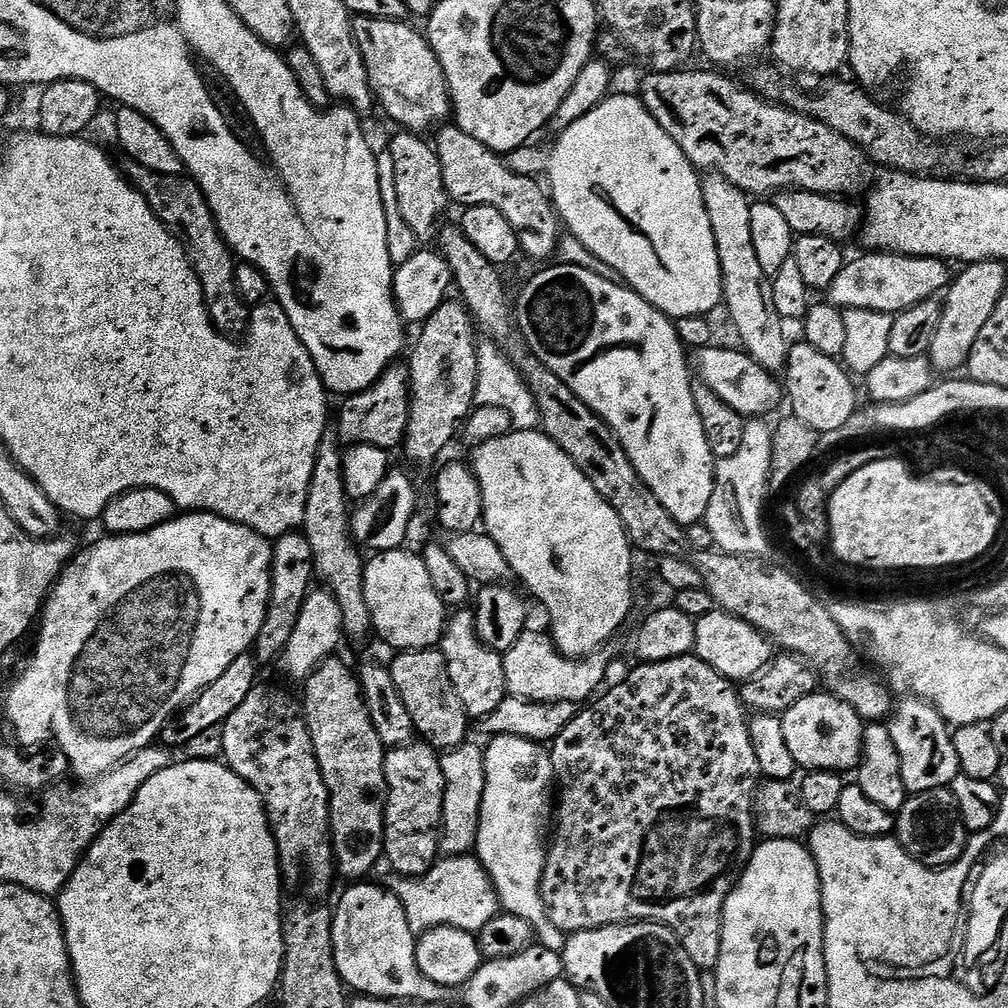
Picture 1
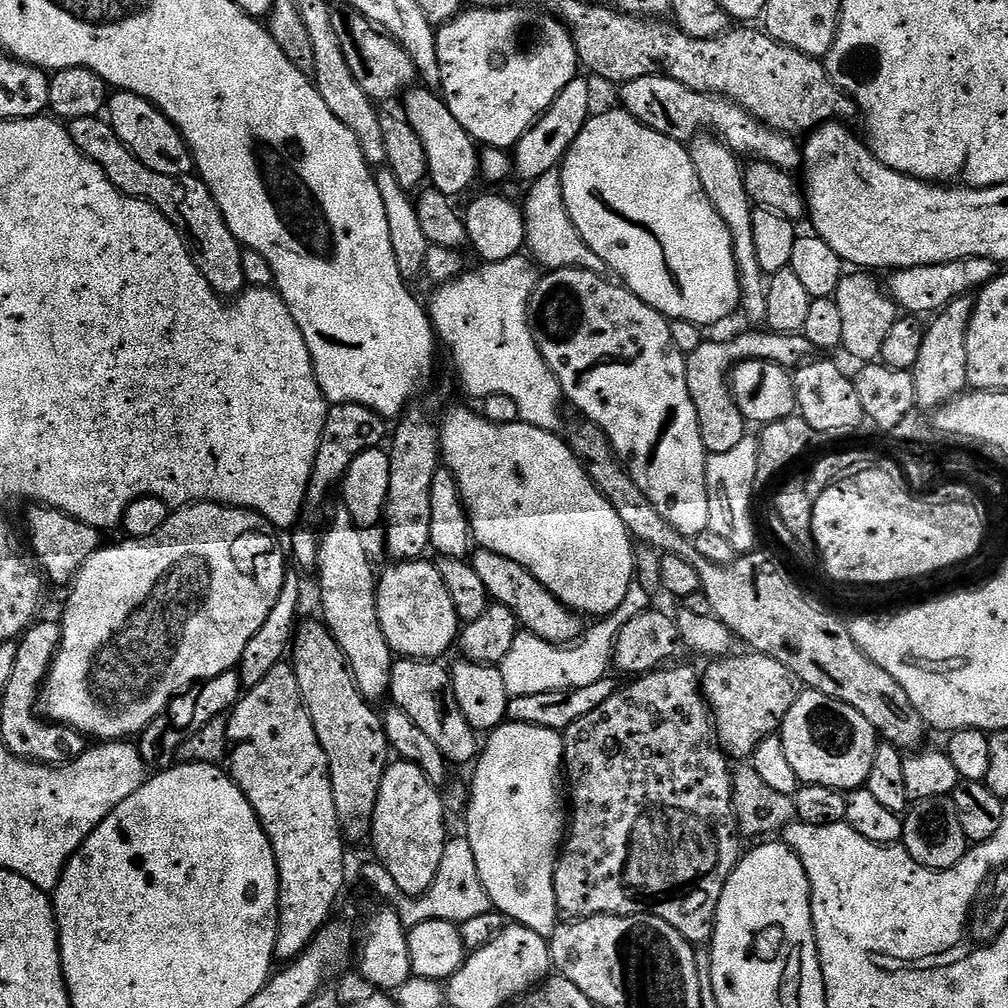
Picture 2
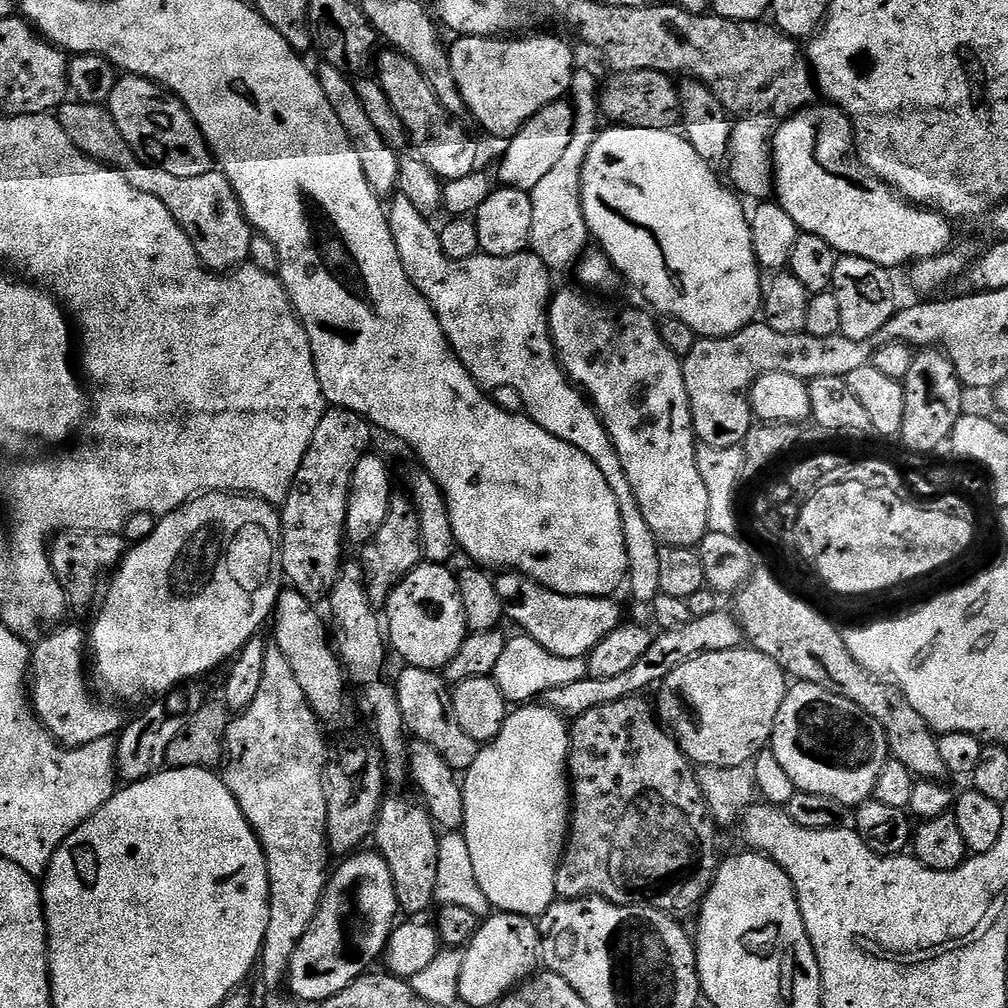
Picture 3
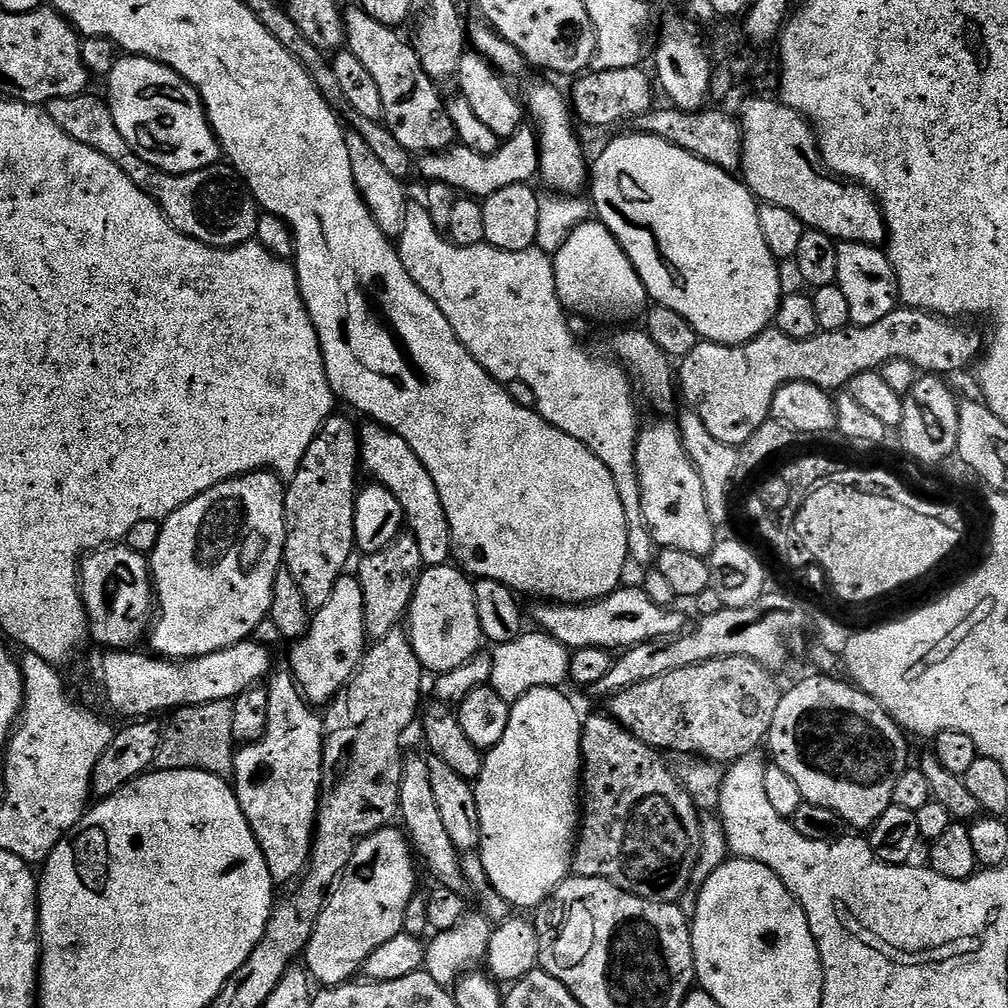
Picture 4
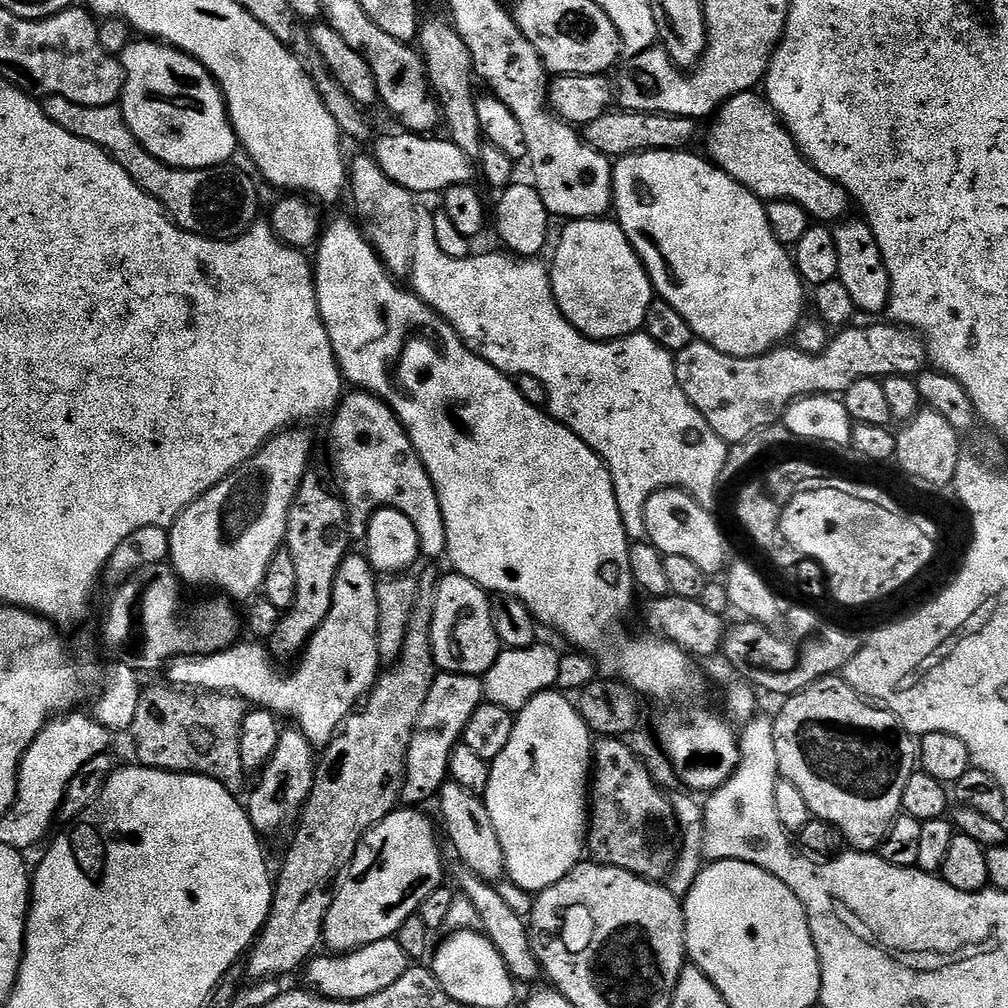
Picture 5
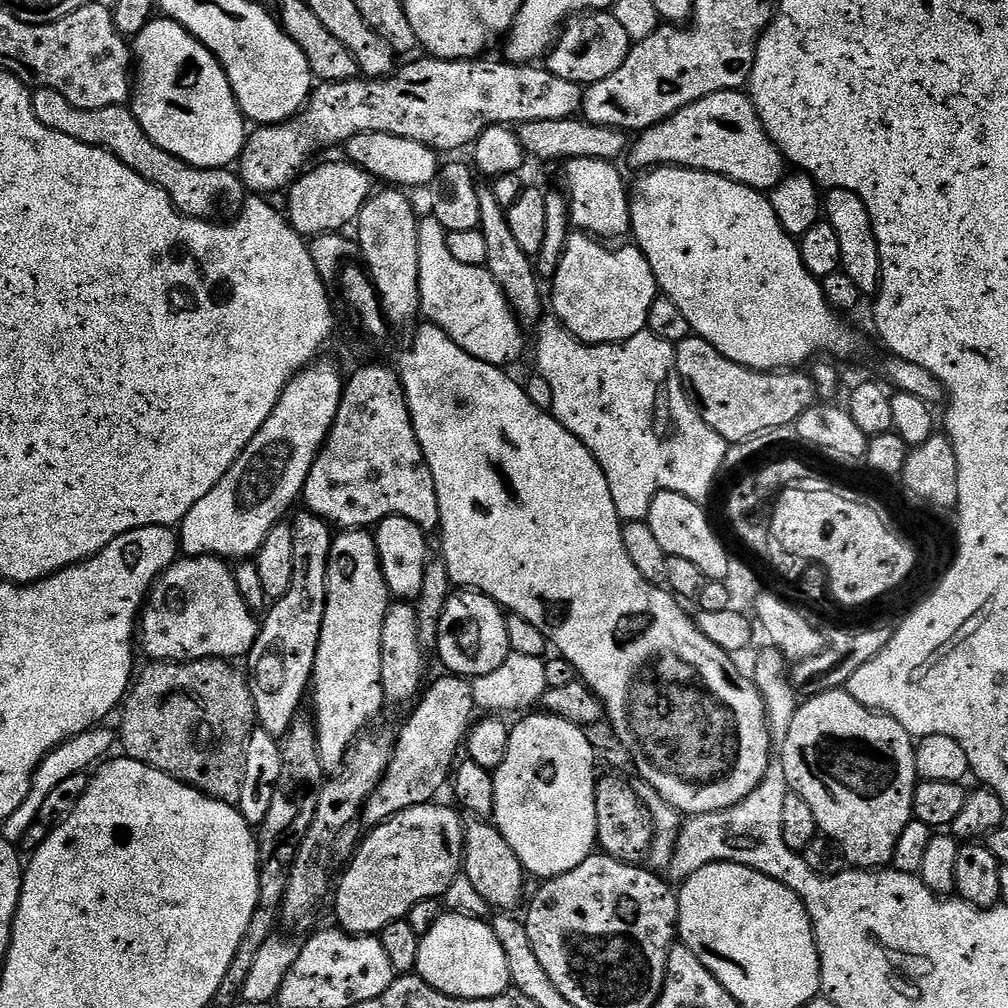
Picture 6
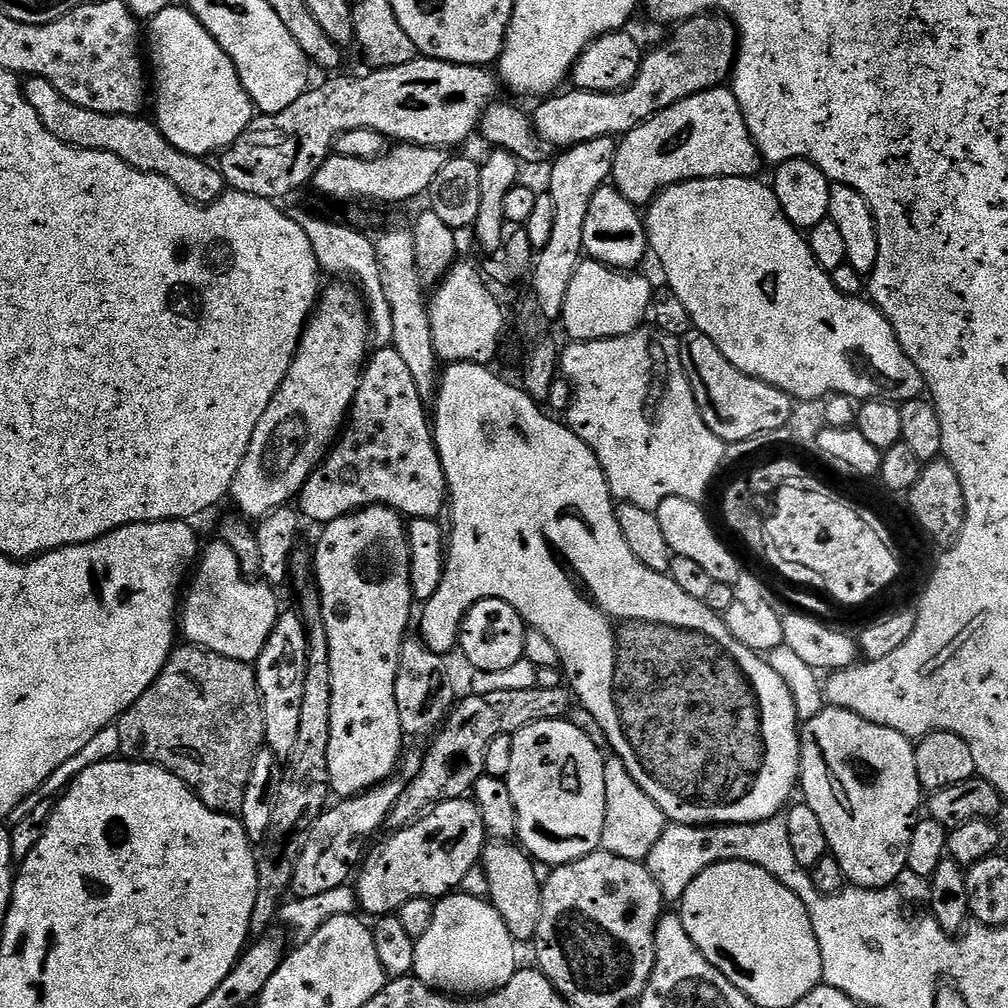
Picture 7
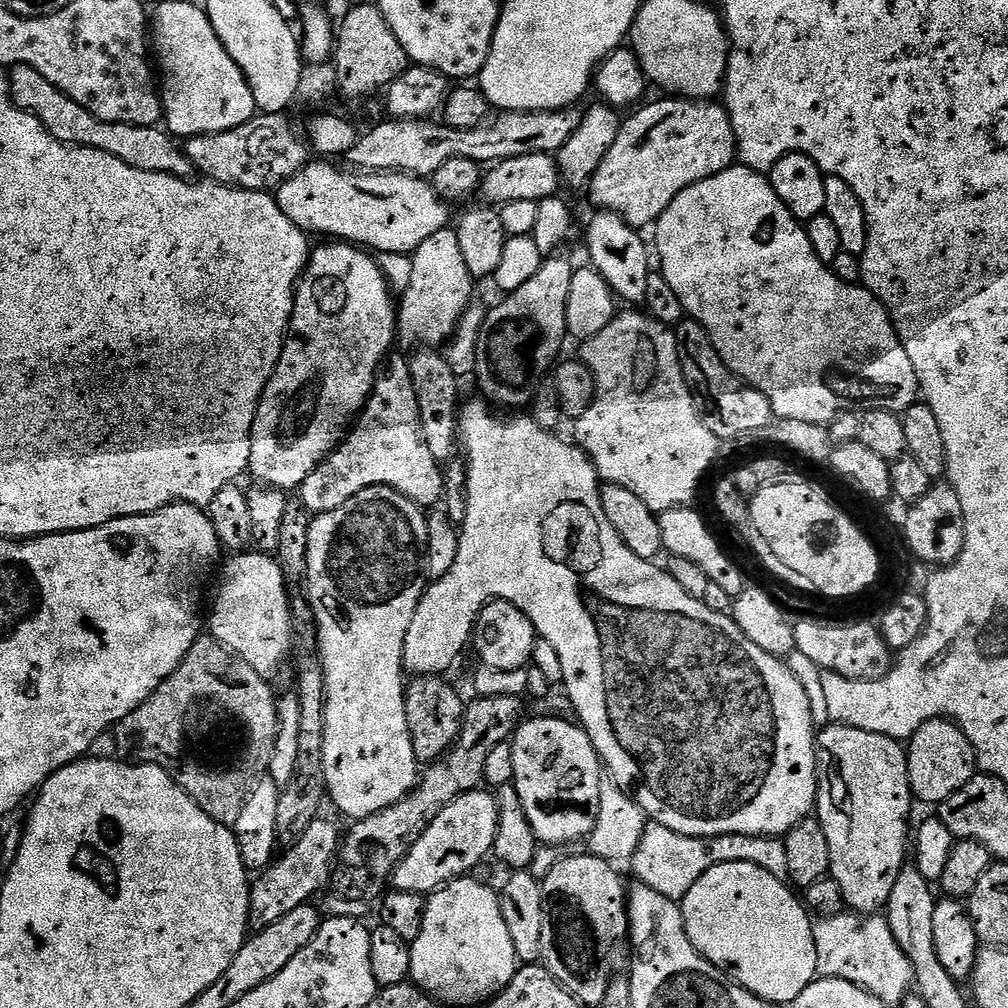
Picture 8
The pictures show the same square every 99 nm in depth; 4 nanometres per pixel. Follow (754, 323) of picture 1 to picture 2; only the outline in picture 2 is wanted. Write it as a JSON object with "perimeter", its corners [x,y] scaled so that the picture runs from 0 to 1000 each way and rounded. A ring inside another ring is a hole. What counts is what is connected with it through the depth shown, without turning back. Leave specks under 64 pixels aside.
{"perimeter":[[[699,129],[687,136],[681,143],[685,153],[685,161],[688,161],[688,173],[692,173],[692,181],[704,196],[708,208],[720,220],[720,228],[724,228],[724,238],[728,244],[728,258],[732,264],[734,277],[734,306],[746,317],[758,319],[761,315],[761,288],[763,279],[756,264],[752,264],[752,252],[748,245],[748,203],[744,192],[740,190],[738,181],[739,164],[735,156],[723,149],[711,135]]]}

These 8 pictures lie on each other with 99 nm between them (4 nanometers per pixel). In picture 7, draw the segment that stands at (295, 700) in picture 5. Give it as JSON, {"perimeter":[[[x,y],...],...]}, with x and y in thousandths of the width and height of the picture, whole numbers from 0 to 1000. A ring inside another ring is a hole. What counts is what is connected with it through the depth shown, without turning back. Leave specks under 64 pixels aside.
{"perimeter":[[[370,502],[329,516],[320,521],[318,528],[321,529],[313,540],[313,548],[312,544],[312,574],[317,585],[317,606],[323,609],[329,666],[329,715],[323,748],[325,777],[332,789],[334,786],[334,791],[344,792],[364,786],[372,778],[386,773],[394,765],[402,745],[403,731],[395,712],[391,681],[397,643],[403,634],[401,626],[411,615],[405,526],[398,509],[389,504]]]}

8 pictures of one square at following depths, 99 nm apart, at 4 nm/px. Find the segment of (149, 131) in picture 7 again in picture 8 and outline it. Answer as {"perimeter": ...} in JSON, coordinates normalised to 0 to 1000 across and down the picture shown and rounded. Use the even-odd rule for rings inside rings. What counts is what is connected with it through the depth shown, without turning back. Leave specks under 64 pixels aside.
{"perimeter":[[[25,63],[11,68],[8,83],[12,86],[12,99],[22,109],[34,113],[44,122],[44,127],[56,139],[77,147],[96,147],[115,155],[121,161],[137,169],[164,171],[170,175],[184,177],[191,174],[192,168],[182,146],[162,126],[132,125],[132,123],[110,123],[89,113],[77,101],[73,101],[61,87],[50,82],[36,67]]]}

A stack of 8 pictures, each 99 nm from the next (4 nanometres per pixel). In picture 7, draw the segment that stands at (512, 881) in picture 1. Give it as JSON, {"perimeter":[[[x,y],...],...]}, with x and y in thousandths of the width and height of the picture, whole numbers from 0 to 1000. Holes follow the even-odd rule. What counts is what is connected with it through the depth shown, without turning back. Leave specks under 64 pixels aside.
{"perimeter":[[[563,712],[535,714],[508,730],[510,744],[506,747],[506,764],[503,768],[506,792],[510,792],[512,829],[529,854],[537,858],[555,859],[576,853],[595,841],[598,816],[601,815],[601,781],[598,767],[600,747],[582,732]]]}

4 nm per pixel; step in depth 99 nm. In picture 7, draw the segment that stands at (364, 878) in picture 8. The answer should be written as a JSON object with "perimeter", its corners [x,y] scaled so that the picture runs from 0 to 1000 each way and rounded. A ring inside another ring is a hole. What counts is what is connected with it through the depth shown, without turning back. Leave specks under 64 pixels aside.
{"perimeter":[[[566,683],[550,685],[490,685],[490,688],[464,688],[444,707],[444,713],[428,731],[425,747],[420,747],[417,762],[402,777],[401,786],[385,809],[384,820],[392,823],[410,817],[427,802],[442,794],[458,794],[467,787],[476,770],[481,769],[480,752],[486,736],[495,730],[508,730],[535,714],[558,714],[569,699]]]}

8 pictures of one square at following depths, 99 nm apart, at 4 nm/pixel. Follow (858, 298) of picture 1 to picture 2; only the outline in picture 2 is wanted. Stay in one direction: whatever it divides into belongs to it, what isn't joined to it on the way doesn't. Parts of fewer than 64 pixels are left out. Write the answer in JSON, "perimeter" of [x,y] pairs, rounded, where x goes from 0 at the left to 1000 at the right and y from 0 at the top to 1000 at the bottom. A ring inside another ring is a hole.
{"perimeter":[[[963,254],[938,262],[924,262],[923,264],[911,264],[910,266],[894,266],[886,269],[885,274],[879,278],[879,289],[898,311],[913,312],[909,310],[921,310],[928,312],[933,310],[944,298],[951,294],[959,294],[982,281],[990,273],[989,259],[979,258]]]}

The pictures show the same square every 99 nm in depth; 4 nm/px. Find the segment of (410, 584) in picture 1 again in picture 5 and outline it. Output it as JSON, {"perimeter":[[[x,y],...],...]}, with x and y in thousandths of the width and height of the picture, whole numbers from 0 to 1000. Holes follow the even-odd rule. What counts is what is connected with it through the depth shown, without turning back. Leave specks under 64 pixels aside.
{"perimeter":[[[455,569],[438,570],[433,581],[429,606],[429,648],[438,668],[453,667],[459,671],[479,672],[495,653],[498,640],[486,613],[485,588],[469,575]]]}

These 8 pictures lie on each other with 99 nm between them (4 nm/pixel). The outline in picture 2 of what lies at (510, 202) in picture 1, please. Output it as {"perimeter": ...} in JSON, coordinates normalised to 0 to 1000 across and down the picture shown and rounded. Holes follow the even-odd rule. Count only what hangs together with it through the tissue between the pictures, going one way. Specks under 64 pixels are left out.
{"perimeter":[[[410,85],[400,92],[401,120],[408,125],[411,133],[419,137],[419,145],[423,148],[425,158],[425,179],[428,186],[434,187],[438,192],[455,196],[476,174],[476,153],[474,144],[468,134],[446,113],[444,102],[430,88],[424,85]]]}

